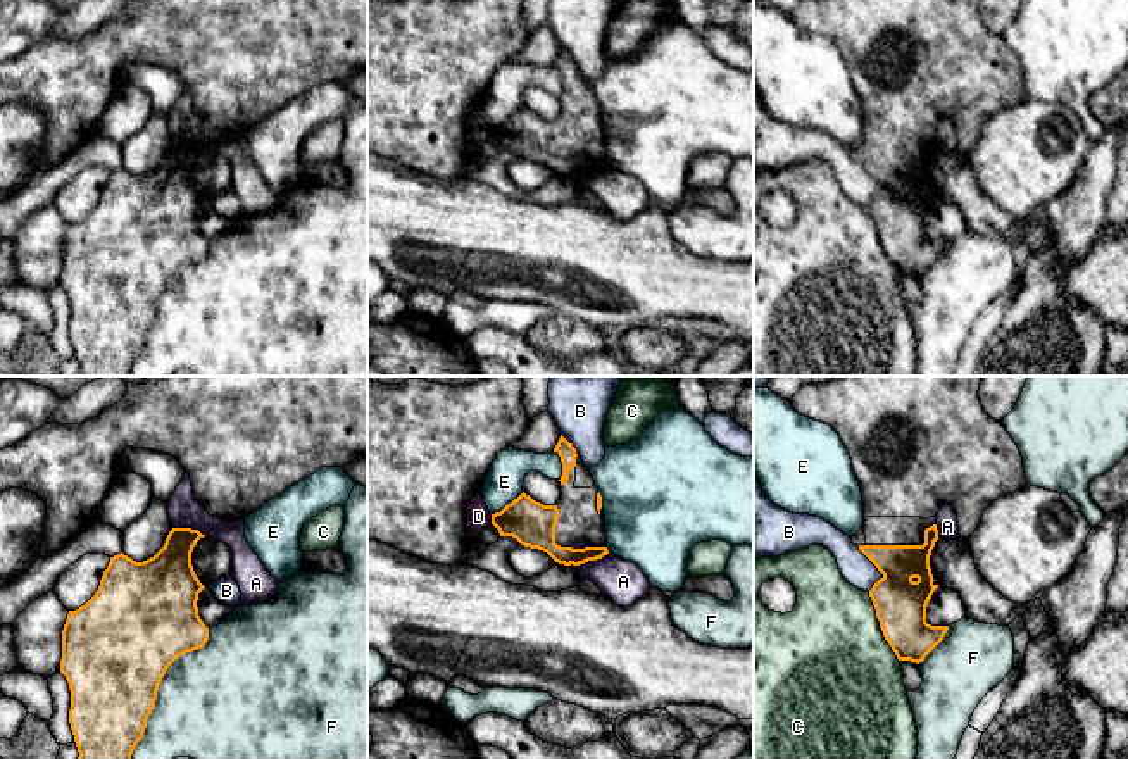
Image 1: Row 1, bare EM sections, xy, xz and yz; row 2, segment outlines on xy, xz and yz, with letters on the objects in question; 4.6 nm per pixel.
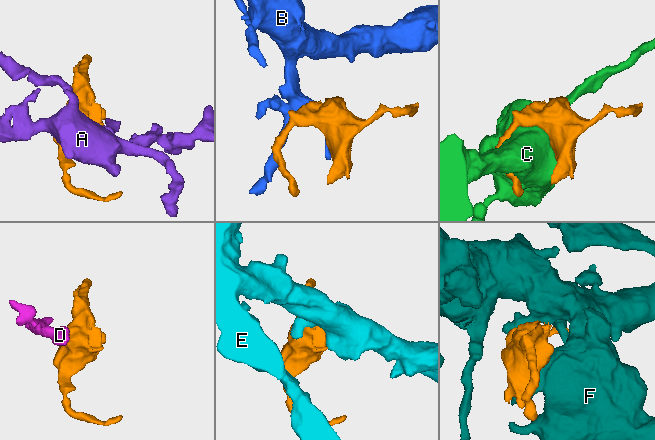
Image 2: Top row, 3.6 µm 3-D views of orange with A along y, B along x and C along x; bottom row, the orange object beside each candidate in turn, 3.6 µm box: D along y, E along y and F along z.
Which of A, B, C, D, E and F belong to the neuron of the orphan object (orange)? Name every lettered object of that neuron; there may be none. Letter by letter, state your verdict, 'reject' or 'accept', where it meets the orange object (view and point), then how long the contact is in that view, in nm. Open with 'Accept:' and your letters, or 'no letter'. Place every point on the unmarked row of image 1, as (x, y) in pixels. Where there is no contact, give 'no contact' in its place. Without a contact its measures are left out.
Accept: no letter
A: reject; meets orange in xz at (592, 173); contact 170 nm long
B: reject; meets orange in yz at (878, 183); contact 220 nm long
C: reject; meets orange in yz at (880, 240); contact 360 nm long
D: reject; meets orange in xz at (492, 133); contact 50 nm long
E: reject; meets orange in xz at (507, 118); contact 190 nm long
F: reject; meets orange in xy at (157, 302); contact 700 nm long

